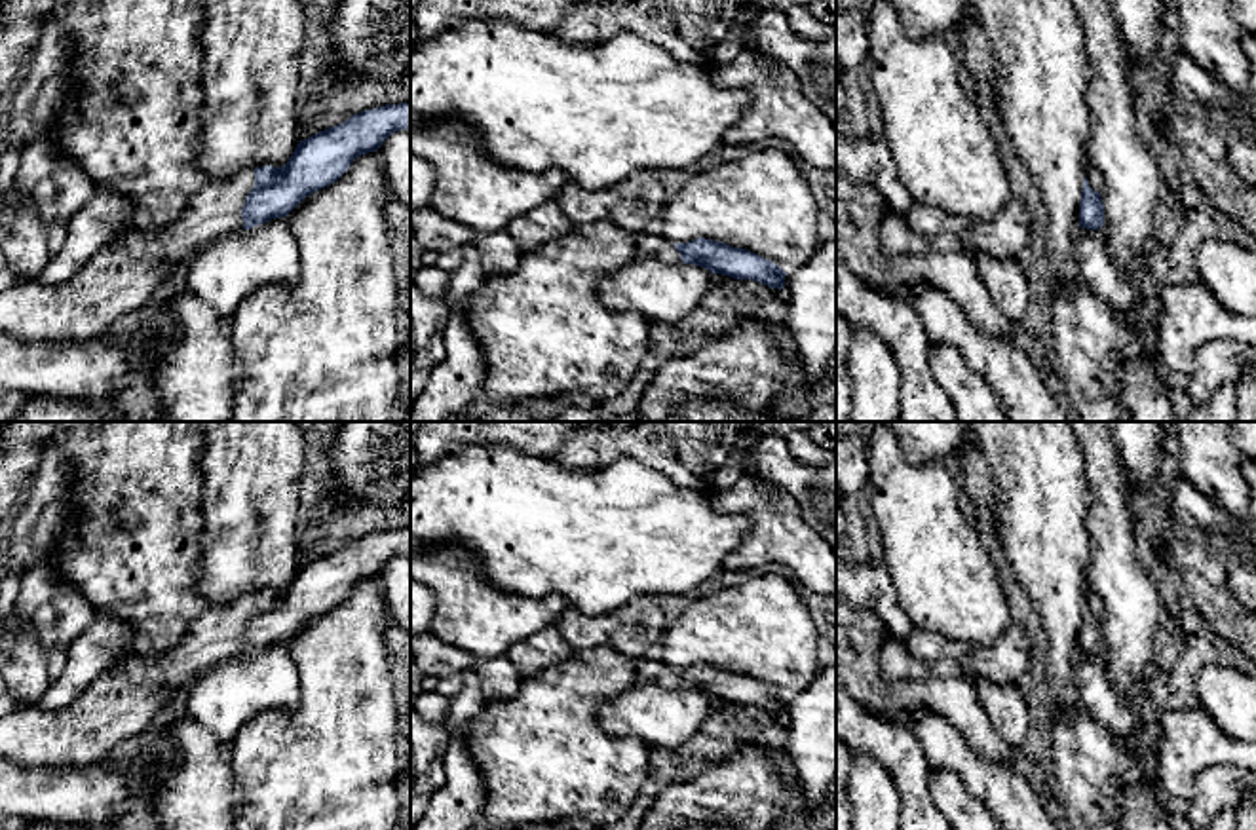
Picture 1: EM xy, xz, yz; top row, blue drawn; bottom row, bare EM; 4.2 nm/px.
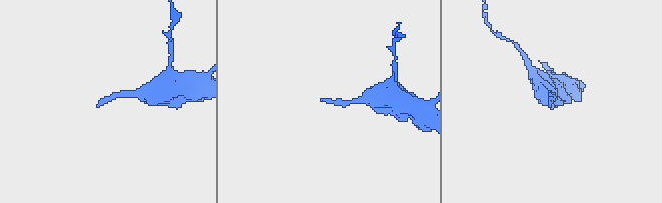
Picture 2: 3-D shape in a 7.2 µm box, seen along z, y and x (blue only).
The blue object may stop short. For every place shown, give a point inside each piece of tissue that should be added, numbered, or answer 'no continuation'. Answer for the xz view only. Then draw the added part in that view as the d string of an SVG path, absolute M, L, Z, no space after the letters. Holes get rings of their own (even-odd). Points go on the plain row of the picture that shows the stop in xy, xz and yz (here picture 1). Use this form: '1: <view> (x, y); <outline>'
1: xz (648, 671); M640 659L637 665L637 674L631 686L652 684L665 689L680 689L680 678L675 669L657 659Z

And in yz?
1: yz (1095, 604); M1089 591L1085 600L1087 600L1091 615L1102 617L1104 602L1100 600L1100 596Z

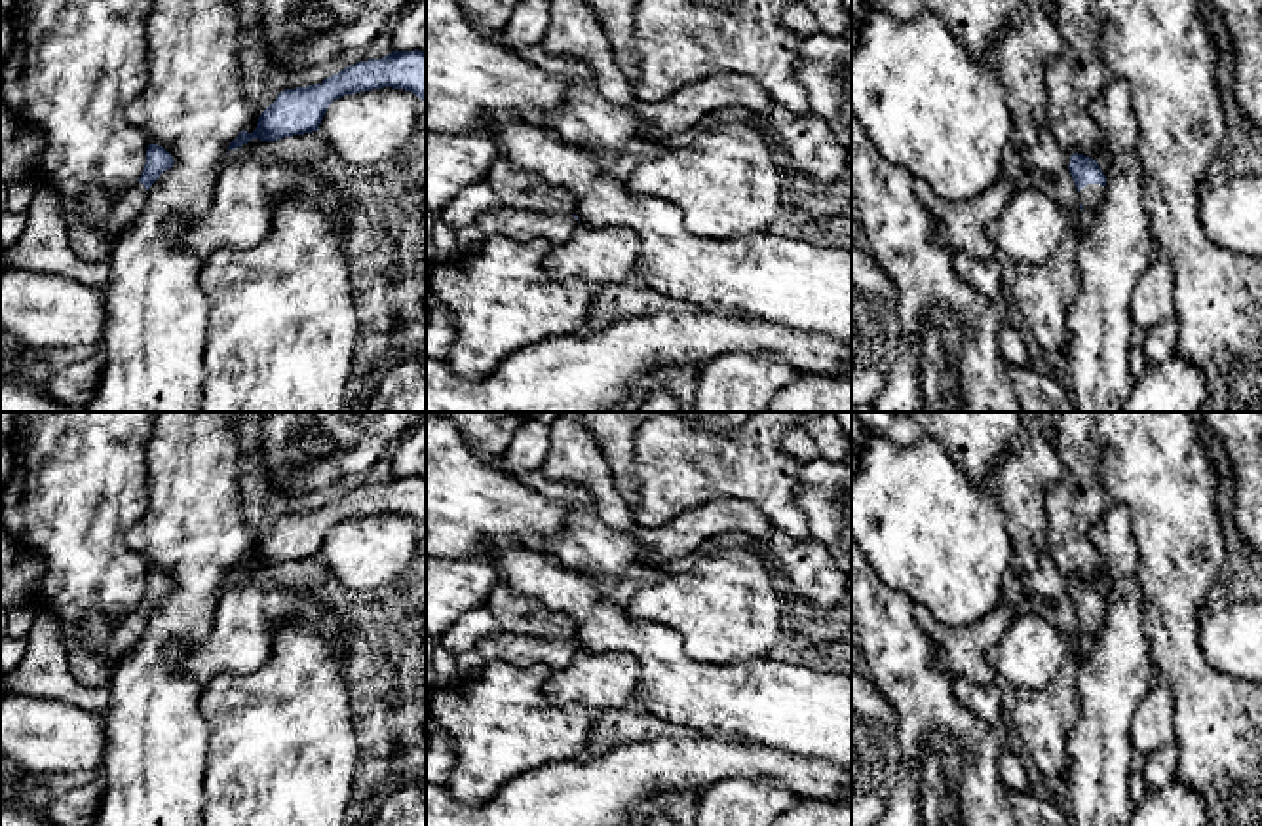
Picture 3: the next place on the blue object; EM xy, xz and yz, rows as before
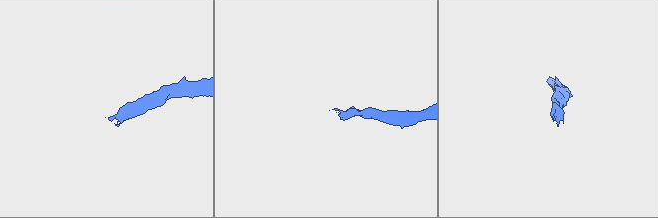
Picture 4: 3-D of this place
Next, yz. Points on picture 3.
1: yz (1091, 621); M1087 610L1078 617L1080 629L1083 630L1085 644L1091 644L1104 625L1104 611L1100 610Z

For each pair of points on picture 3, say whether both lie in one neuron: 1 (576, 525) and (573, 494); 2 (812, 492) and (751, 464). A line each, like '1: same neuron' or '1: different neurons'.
1: same neuron
2: different neurons

